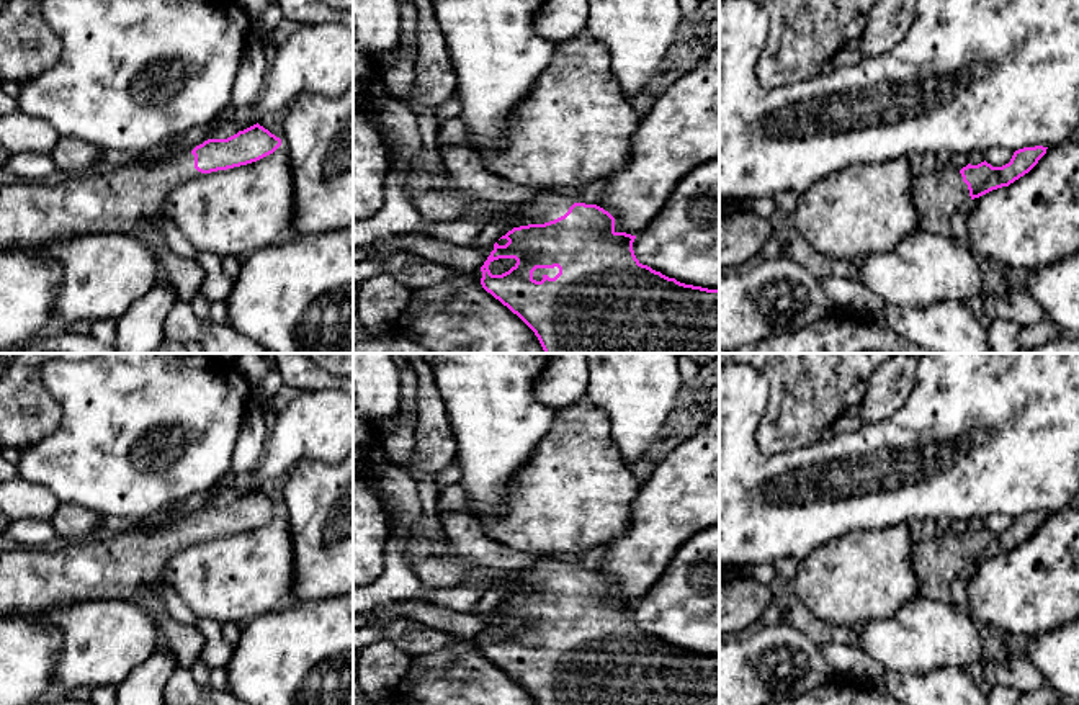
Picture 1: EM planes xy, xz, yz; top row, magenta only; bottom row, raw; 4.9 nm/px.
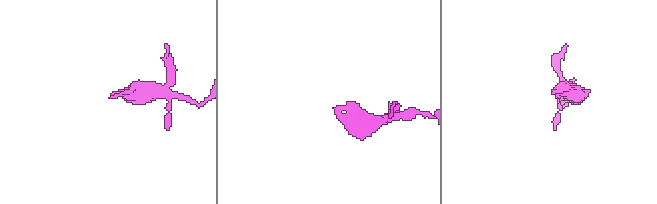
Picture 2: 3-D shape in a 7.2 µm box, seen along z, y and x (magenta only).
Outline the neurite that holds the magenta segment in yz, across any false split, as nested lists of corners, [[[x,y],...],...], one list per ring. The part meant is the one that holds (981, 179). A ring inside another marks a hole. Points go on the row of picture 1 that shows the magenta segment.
[[[1023,147],[1014,152],[1009,164],[992,167],[986,160],[961,170],[948,165],[914,177],[912,201],[919,229],[951,237],[951,218],[958,209],[992,190],[1009,186],[1028,173],[1046,154],[1048,147]]]

